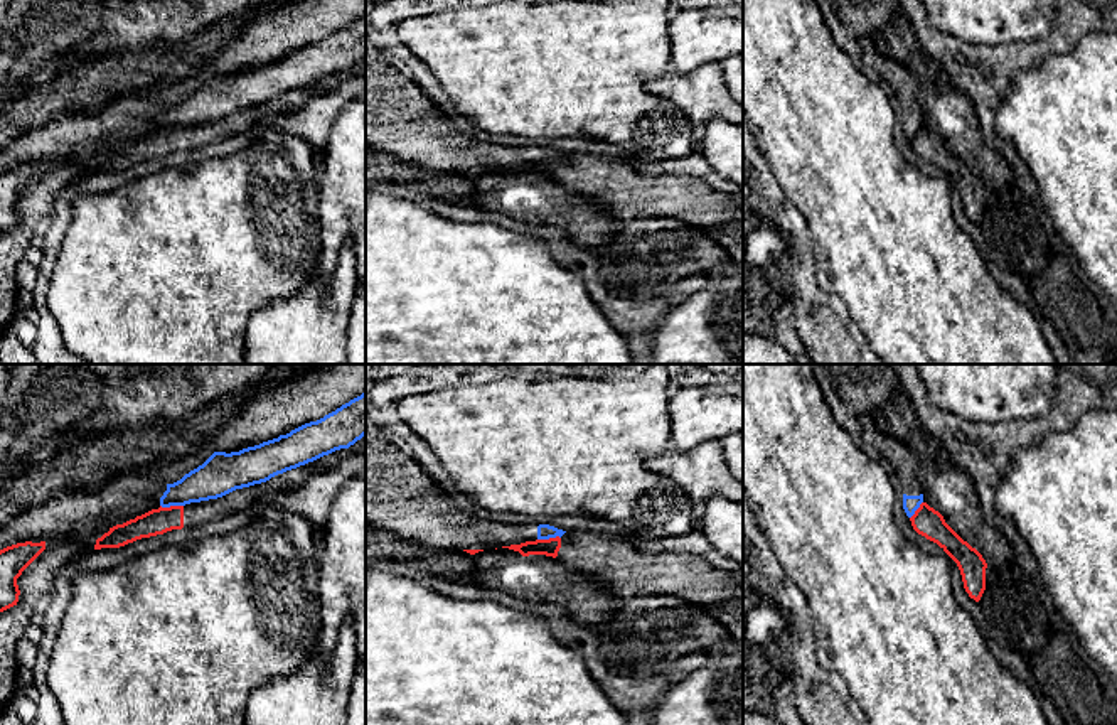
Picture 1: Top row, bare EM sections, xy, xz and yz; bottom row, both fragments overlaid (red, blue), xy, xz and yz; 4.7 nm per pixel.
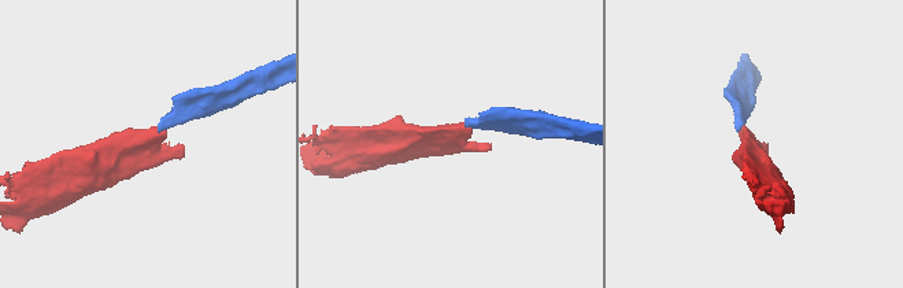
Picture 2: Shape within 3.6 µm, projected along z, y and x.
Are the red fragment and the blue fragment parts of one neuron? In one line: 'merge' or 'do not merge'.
do not merge

